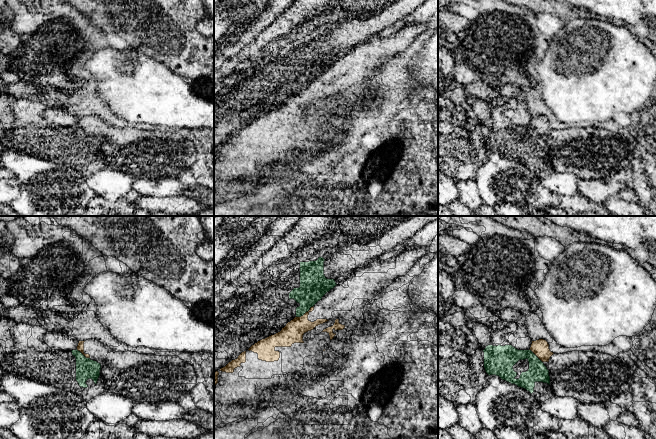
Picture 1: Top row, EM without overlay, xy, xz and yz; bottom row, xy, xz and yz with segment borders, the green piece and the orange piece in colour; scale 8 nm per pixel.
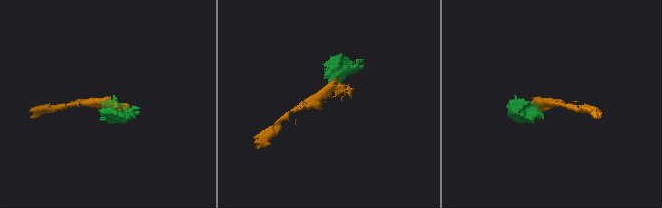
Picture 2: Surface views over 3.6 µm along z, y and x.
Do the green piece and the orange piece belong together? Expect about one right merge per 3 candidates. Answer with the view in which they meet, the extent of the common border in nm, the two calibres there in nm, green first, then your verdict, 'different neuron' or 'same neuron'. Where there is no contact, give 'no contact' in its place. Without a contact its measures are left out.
xz | 170 nm | 220/170 nm | different neuron

